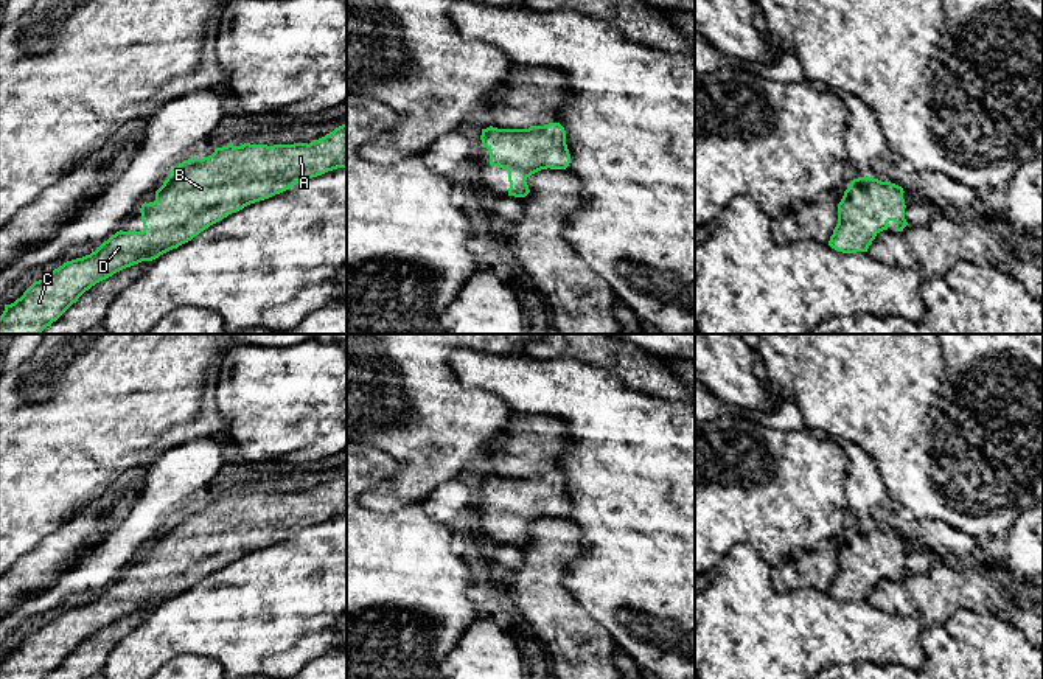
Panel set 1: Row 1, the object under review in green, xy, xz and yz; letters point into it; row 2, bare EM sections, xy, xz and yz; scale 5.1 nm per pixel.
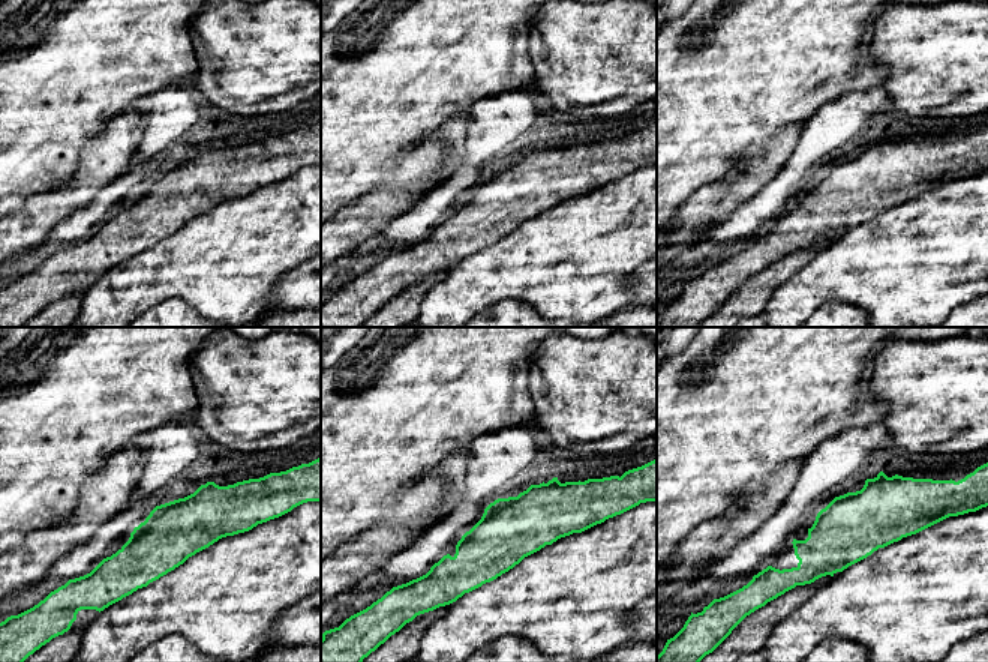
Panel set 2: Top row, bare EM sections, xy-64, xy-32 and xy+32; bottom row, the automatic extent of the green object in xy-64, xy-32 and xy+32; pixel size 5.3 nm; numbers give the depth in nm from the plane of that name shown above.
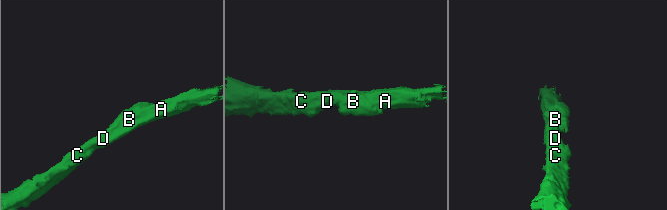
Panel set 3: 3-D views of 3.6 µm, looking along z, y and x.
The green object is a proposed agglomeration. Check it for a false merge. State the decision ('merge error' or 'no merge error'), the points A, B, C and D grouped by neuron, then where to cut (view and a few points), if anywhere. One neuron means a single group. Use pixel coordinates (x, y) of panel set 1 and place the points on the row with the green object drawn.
no merge error | A B C D | no cut

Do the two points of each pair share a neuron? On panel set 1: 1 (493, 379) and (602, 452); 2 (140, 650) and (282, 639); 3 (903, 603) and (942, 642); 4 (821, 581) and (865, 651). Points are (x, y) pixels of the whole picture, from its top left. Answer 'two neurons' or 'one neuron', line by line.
1: one neuron
2: one neuron
3: two neurons
4: two neurons

